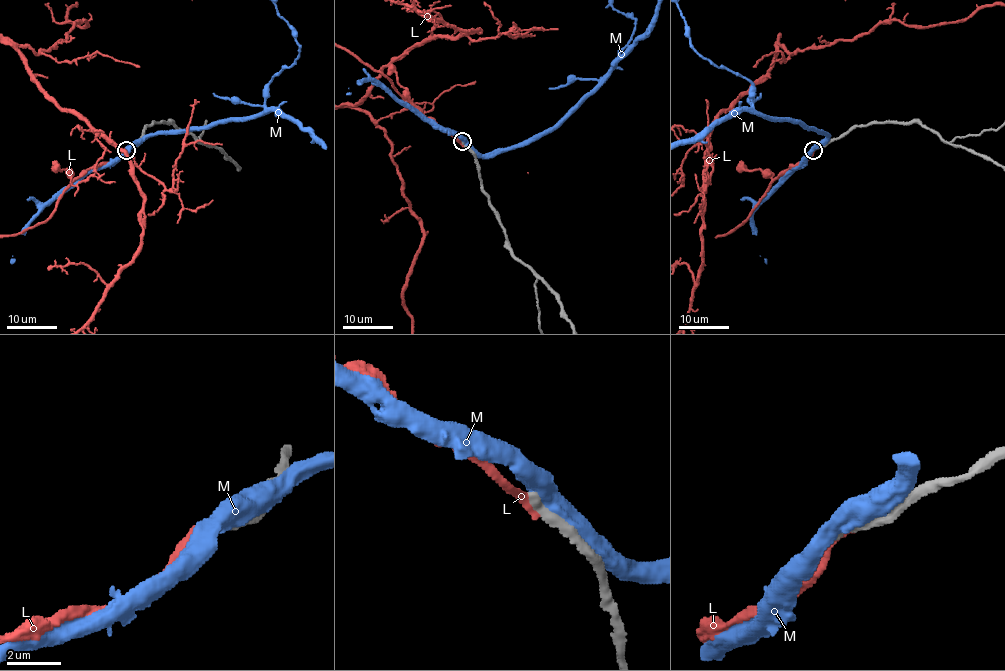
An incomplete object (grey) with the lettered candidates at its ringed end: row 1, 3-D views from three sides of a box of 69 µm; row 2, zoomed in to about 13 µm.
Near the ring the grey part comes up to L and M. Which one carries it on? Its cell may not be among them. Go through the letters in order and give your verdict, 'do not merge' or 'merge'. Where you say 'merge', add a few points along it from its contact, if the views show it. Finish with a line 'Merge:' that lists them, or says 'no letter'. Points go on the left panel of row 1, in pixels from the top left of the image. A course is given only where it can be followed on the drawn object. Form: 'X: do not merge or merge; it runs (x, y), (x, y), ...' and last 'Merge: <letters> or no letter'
L: do not merge
M: do not merge
Merge: no letter

